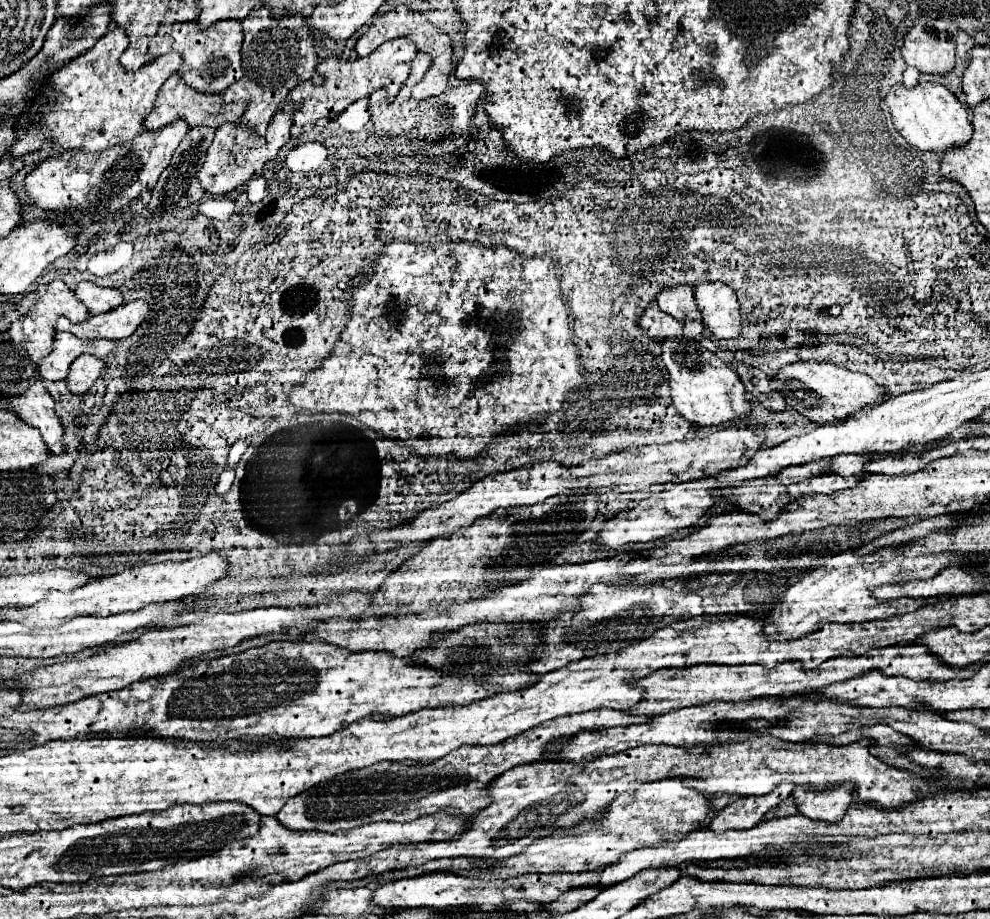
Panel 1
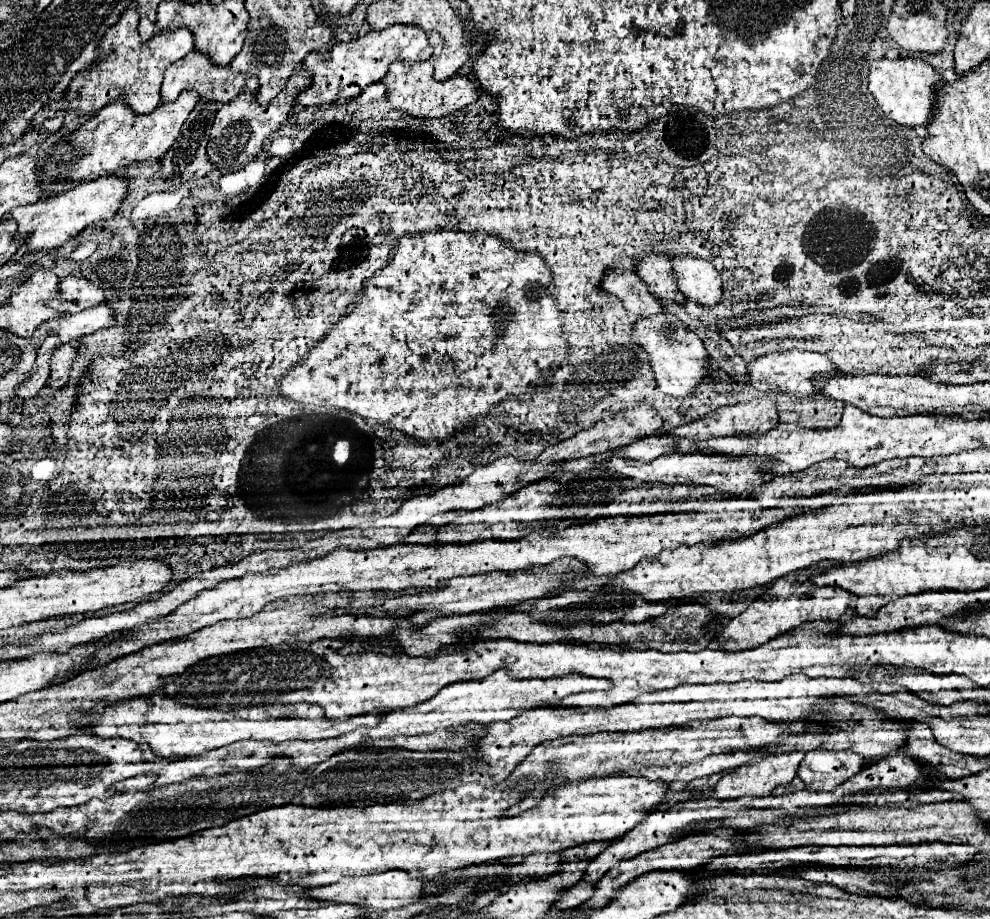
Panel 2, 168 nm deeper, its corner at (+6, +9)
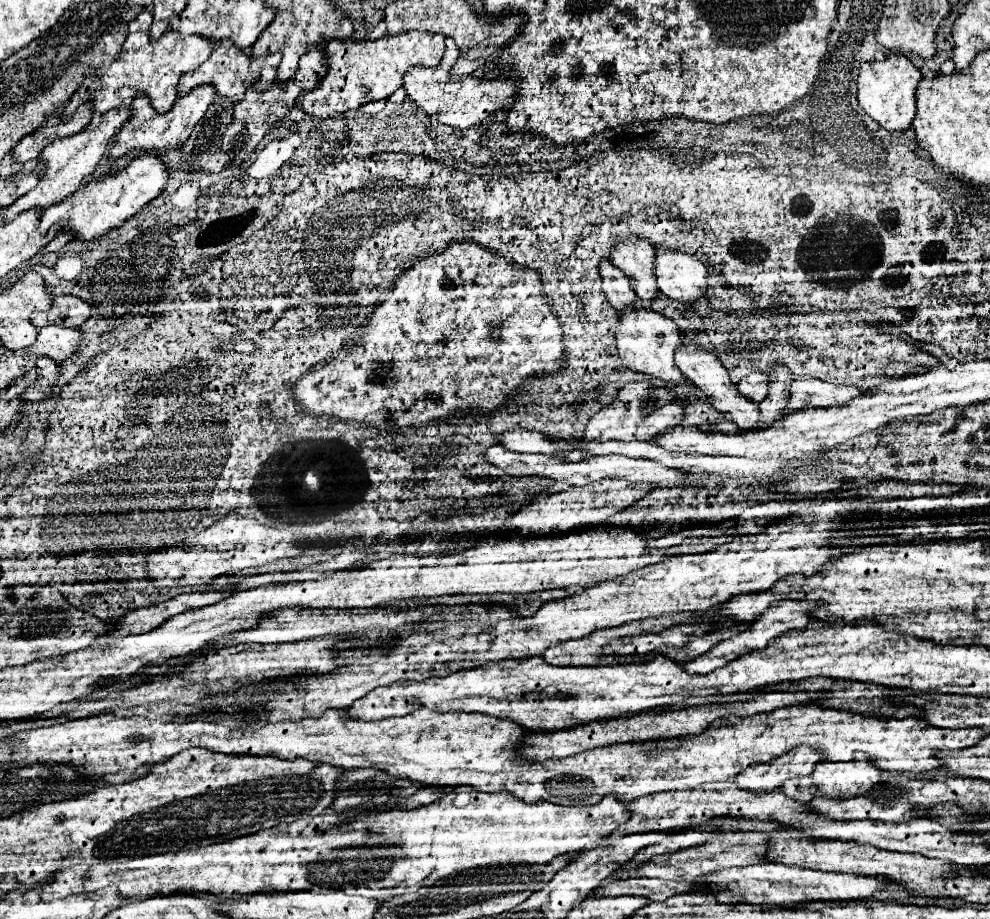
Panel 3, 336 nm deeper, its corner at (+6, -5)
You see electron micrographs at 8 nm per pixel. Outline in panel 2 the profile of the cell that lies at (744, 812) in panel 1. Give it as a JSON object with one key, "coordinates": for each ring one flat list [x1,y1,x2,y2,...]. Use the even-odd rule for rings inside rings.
{"coordinates":[[790,752,764,756,740,768,734,768,720,778,714,788,714,796,718,800,732,800,742,796,770,796,776,786,792,782,802,758,804,752]]}

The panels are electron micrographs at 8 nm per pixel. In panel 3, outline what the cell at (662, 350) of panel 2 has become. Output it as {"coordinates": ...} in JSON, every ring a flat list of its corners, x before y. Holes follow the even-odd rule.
{"coordinates":[[628,306,622,310,620,324,616,326,616,348,622,364,634,372,658,376,664,382,682,380,682,372,674,364,674,350,680,344,680,338,680,330,670,318,642,306]]}

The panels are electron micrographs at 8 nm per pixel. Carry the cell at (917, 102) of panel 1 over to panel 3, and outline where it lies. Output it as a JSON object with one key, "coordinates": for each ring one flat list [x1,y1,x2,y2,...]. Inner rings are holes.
{"coordinates":[[900,52,886,56,884,60,876,62,862,62,860,76,858,76,858,104,866,114,876,120,886,130,908,130,912,118,916,114,916,86,922,80,920,70]]}

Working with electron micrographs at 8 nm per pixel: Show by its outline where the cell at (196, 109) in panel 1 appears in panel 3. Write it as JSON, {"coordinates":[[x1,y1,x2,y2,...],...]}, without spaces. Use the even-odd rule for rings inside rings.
{"coordinates":[[220,40,220,42,216,42,216,48,214,48,212,56,204,64,200,64,192,72,186,72,180,78,180,82,178,82,178,94,184,96,184,94,188,94,192,88,196,88,200,84,212,84,220,96,232,98,234,102,238,102,240,98,244,98,248,80,252,80,254,76,276,76,278,64,280,64,280,54,252,58,250,52,238,50,230,40]]}

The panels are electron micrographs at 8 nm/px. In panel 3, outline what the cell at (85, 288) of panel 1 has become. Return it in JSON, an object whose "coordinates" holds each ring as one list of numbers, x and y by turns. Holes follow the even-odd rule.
{"coordinates":[[54,296,52,298,52,308,48,312,36,312,30,316,30,322,36,328,44,326,66,326,66,328,76,328,82,326,90,318,90,306,78,298,78,296]]}

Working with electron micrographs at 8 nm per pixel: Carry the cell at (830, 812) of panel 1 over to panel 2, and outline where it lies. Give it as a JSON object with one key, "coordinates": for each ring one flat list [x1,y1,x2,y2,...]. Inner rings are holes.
{"coordinates":[[812,750,806,754,798,768,798,776,806,784,806,790,830,792,848,778,856,776,864,766,864,756,854,752,828,752]]}

